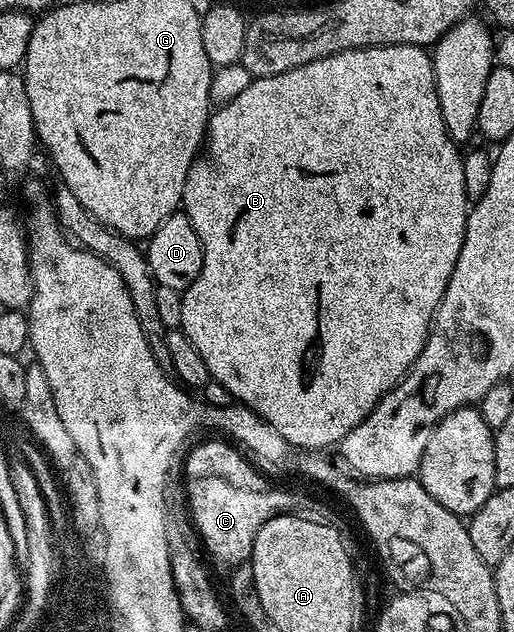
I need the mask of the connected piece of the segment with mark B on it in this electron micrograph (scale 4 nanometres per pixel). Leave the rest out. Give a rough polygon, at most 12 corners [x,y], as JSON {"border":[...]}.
{"border":[[430,51],[210,113],[179,328],[290,447],[423,352],[471,209]]}

